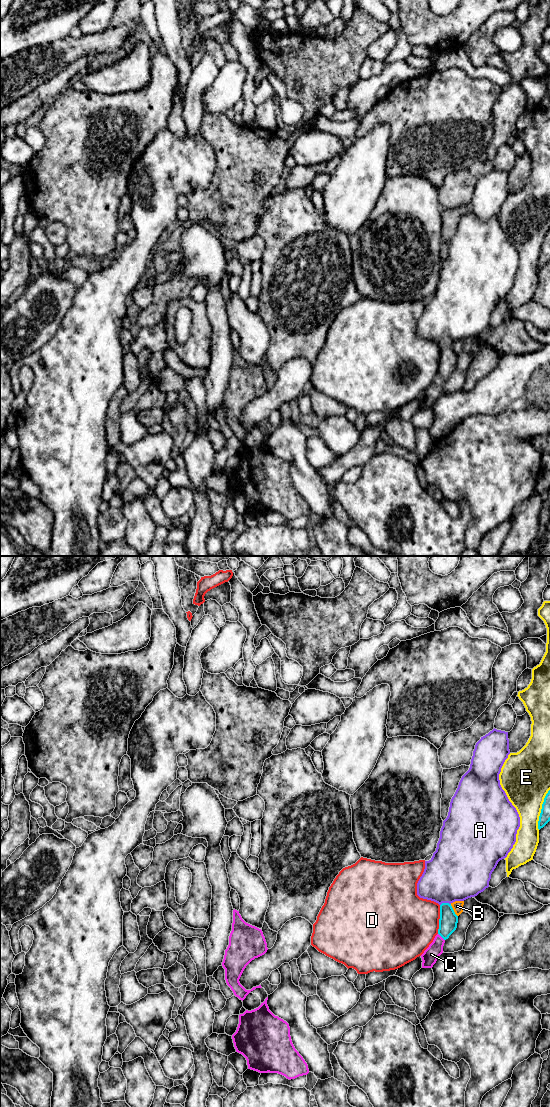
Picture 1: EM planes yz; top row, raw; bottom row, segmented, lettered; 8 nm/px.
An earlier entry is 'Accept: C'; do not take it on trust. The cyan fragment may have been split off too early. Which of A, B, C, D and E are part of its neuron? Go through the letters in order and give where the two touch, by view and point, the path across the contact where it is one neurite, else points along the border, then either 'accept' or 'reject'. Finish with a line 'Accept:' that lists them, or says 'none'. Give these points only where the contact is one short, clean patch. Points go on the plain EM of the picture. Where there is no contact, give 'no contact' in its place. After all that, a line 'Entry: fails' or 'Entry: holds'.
A: meets cyan in yz at (445, 343); border along yz (450, 343), (442, 343), (440, 345); reject
B: meets cyan in yz at (453, 350); reject
C: meets cyan in yz at (441, 376); runs through yz (448, 360), (446, 369), (441, 376), (431, 394); accept
D: meets cyan in yz at (439, 359); border along yz (440, 345), (437, 373); reject
E: meets cyan in yz at (541, 249); reject
Accept: C
Entry: holds

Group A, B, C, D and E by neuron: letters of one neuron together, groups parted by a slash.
A / B / C / D / E

